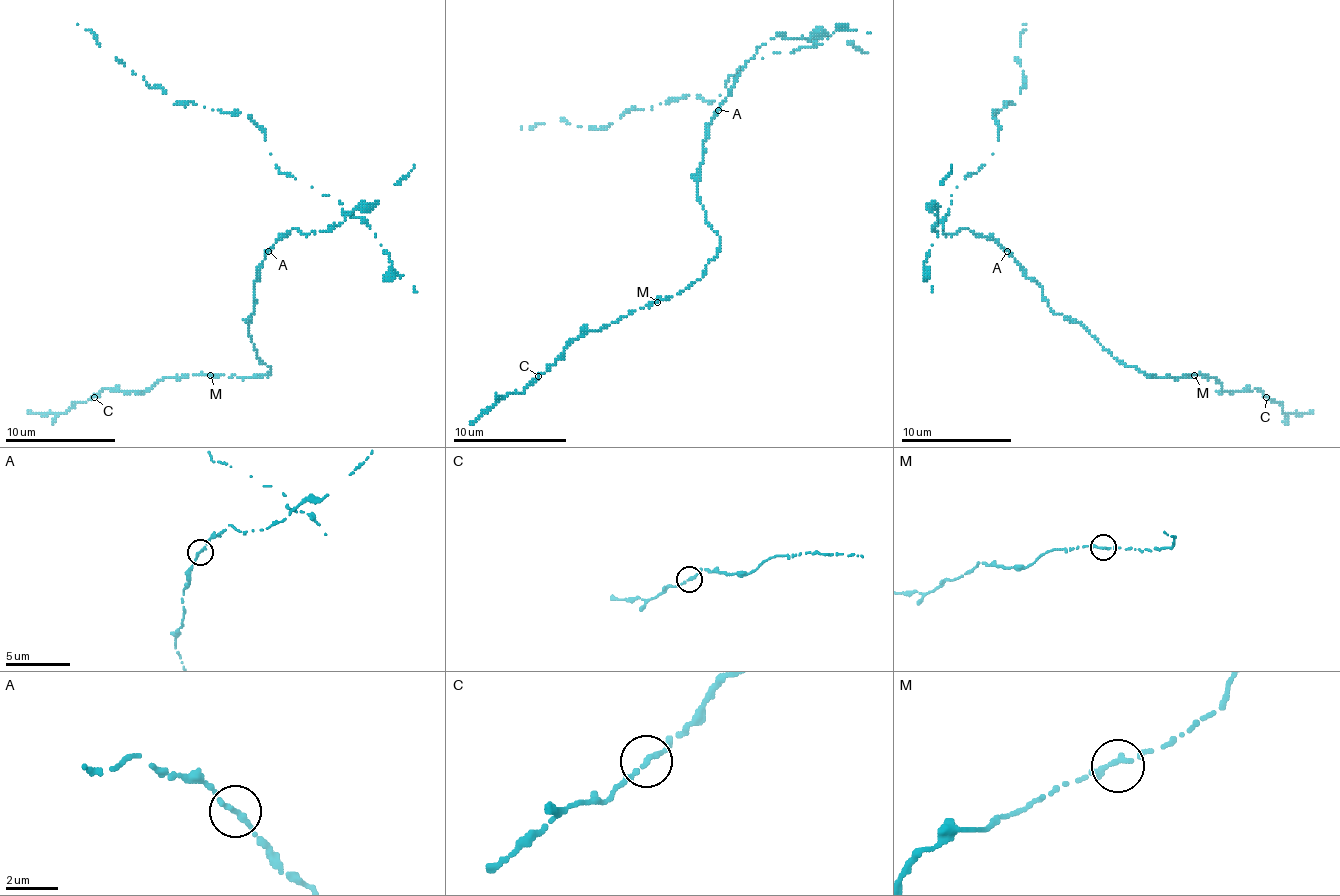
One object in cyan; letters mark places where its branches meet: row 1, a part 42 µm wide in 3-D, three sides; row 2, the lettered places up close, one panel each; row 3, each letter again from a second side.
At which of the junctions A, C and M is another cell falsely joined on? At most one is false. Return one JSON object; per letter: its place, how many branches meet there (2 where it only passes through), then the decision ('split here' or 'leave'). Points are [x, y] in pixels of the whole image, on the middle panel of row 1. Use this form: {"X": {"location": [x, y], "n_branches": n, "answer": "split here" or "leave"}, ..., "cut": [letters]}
{"A": {"location": [718, 110], "n_branches": 2, "answer": "leave"}, "C": {"location": [538, 376], "n_branches": 2, "answer": "leave"}, "M": {"location": [657, 302], "n_branches": 2, "answer": "leave"}, "cut": []}

